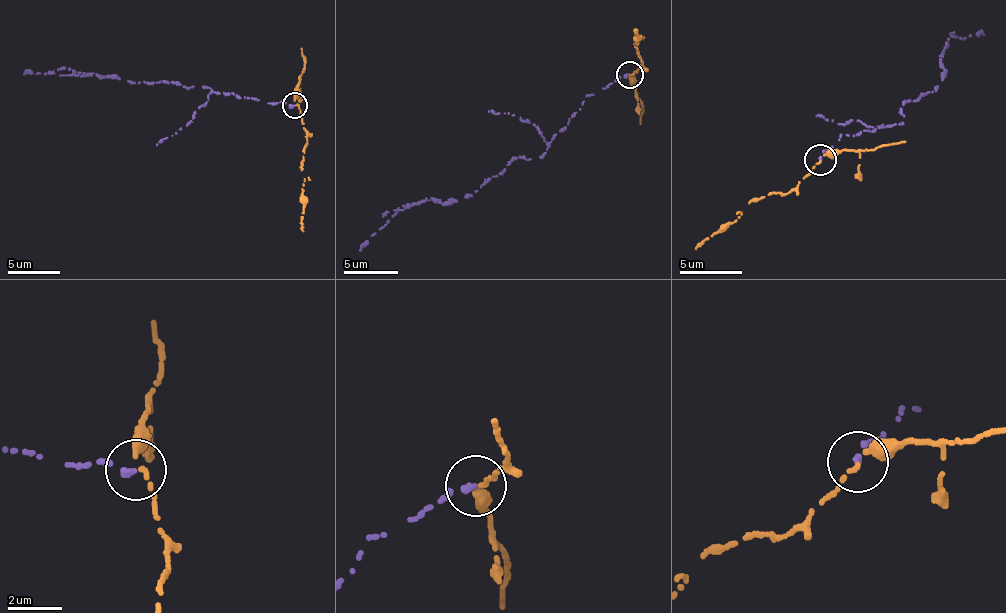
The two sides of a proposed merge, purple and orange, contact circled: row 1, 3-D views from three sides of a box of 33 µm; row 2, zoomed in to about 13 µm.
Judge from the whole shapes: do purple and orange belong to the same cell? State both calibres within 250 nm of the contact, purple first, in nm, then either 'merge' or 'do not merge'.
220/150 nm | do not merge

